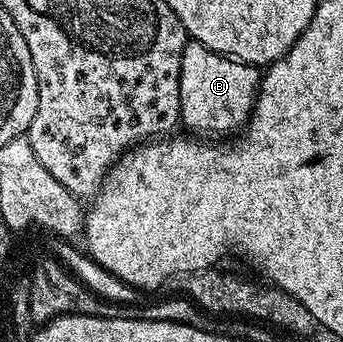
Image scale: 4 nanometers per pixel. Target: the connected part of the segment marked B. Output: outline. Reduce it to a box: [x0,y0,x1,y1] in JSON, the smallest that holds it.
[180,40,259,135]

